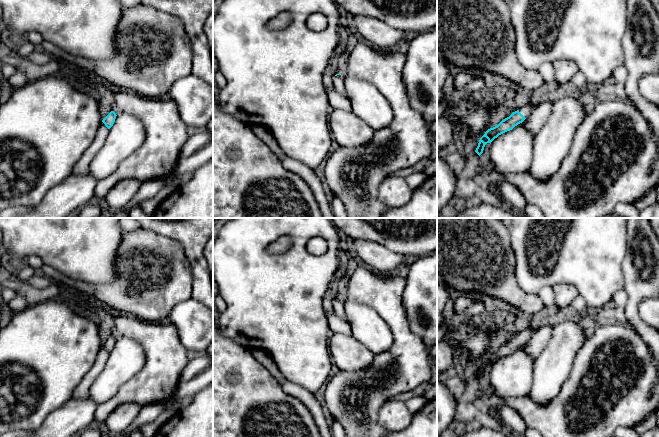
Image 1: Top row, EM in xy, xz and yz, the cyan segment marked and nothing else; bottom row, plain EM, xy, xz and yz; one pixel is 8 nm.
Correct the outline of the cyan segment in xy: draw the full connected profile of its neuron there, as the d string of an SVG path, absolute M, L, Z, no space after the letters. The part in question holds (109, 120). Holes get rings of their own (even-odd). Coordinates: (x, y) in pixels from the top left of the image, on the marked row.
M111 111L103 120L102 122L105 124L105 126L110 129L114 122L115 122L115 119L116 119L116 113L114 111Z

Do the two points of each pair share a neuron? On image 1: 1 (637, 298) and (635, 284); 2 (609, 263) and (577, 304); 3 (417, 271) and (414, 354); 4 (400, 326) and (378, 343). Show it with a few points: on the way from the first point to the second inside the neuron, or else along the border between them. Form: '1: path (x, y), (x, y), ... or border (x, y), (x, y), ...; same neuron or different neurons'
1: path (637, 295), (637, 287); same neuron
2: border (579, 294), (587, 306); different neurons
3: border (404, 313), (409, 329), (426, 344); different neurons
4: border (378, 314), (393, 339), (393, 344), (382, 353); different neurons

